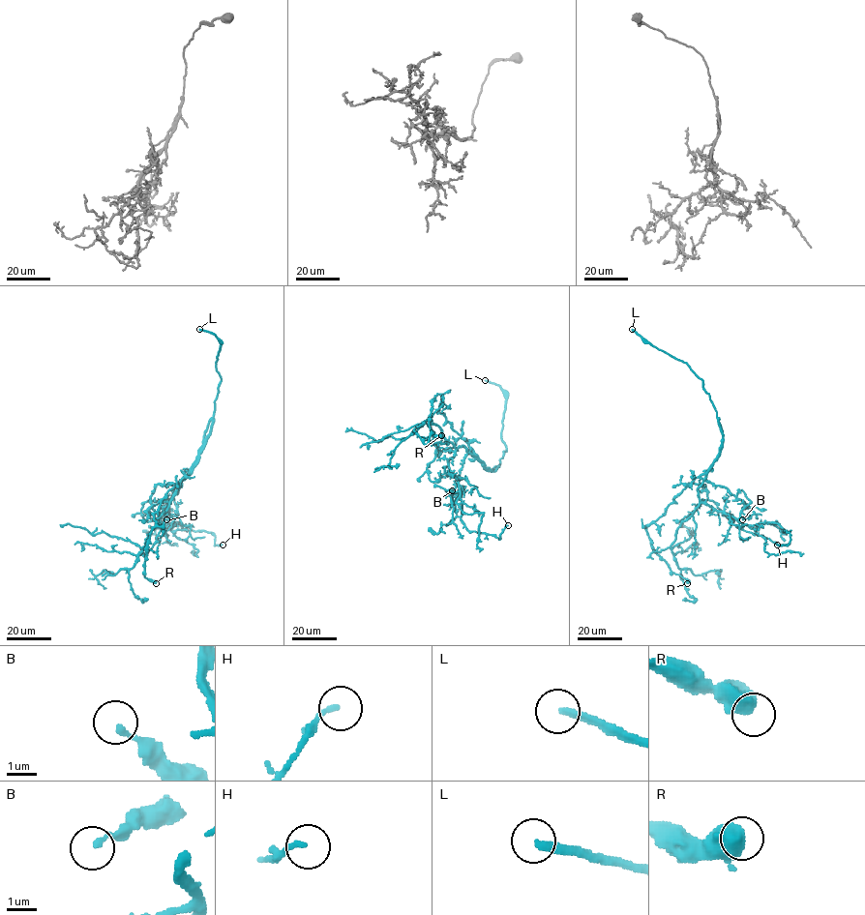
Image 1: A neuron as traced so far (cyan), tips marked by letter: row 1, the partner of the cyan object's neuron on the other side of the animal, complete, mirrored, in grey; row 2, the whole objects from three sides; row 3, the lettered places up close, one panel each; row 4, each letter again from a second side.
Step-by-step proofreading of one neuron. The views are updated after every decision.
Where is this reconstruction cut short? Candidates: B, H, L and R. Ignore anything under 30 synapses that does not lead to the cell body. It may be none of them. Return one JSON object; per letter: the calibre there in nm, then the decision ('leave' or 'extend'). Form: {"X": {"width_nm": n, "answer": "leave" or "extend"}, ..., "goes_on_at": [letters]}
{"B": {"width_nm": 180, "answer": "leave"}, "H": {"width_nm": 170, "answer": "leave"}, "L": {"width_nm": 240, "answer": "extend"}, "R": {"width_nm": 650, "answer": "leave"}, "goes_on_at": ["L"]}

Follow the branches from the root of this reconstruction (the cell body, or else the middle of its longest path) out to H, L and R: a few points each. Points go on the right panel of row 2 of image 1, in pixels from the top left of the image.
H: (708, 471), (698, 488), (699, 498), (743, 524), (775, 522), (790, 533), (790, 538), (788, 545), (777, 545)
L: (708, 471), (722, 447), (722, 430), (702, 381), (686, 363), (646, 342), (632, 329)
R: (708, 471), (688, 484), (666, 512), (645, 528), (653, 550), (687, 583)

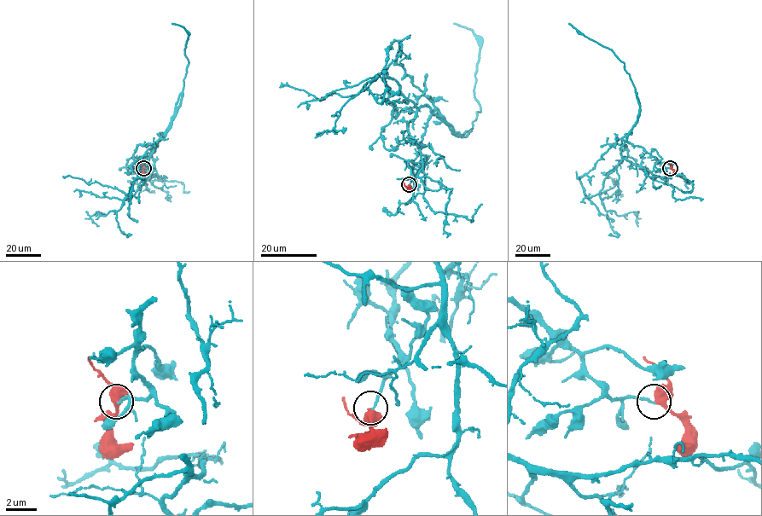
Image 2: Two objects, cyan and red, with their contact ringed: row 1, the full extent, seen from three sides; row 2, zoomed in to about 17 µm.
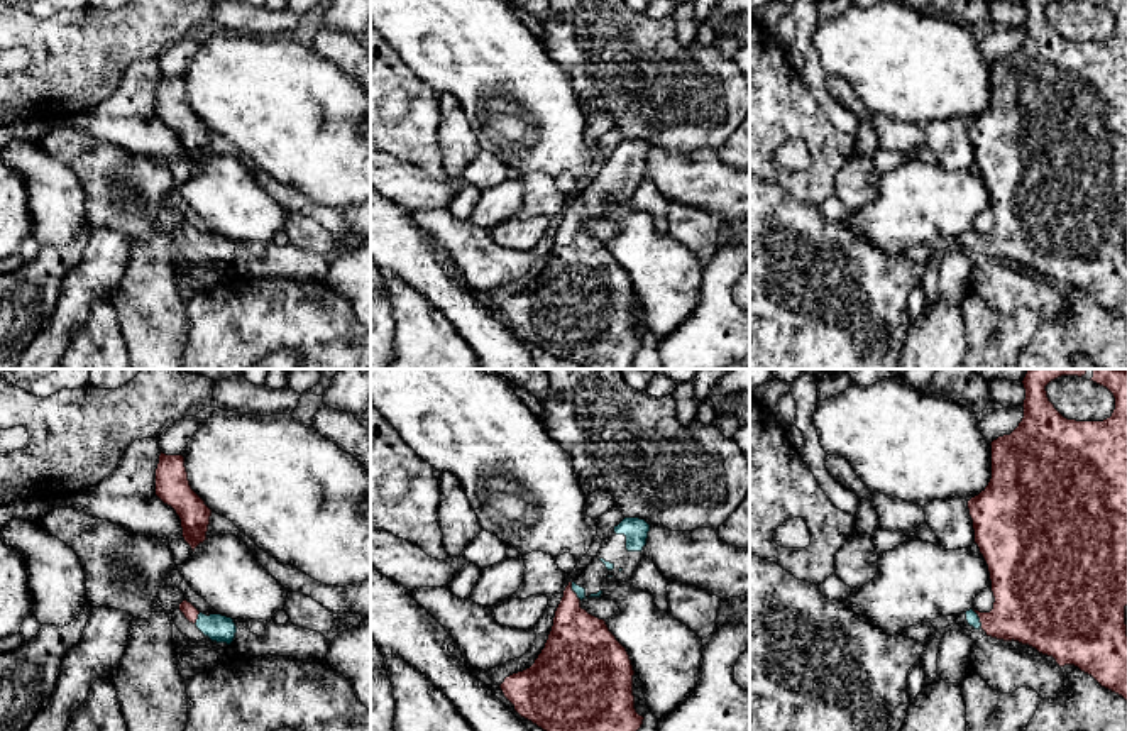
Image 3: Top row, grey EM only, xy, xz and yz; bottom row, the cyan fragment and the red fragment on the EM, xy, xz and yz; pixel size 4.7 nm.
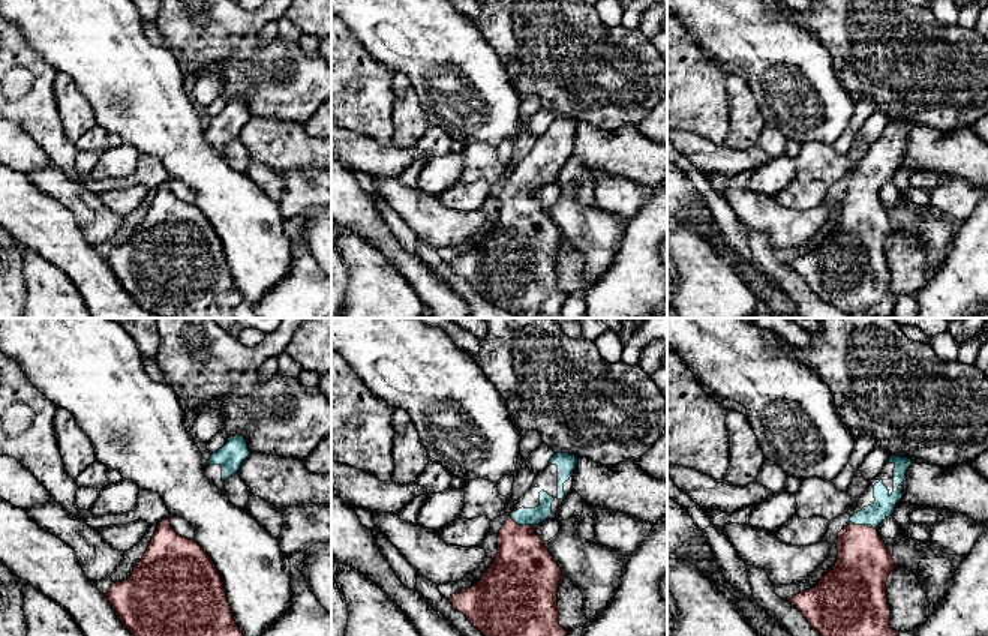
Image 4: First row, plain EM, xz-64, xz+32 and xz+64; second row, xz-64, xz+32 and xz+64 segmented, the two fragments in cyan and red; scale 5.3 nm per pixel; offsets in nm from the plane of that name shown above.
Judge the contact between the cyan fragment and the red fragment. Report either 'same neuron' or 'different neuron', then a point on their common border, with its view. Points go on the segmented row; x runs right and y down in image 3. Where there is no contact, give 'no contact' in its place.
same neuron | yz (978, 618)

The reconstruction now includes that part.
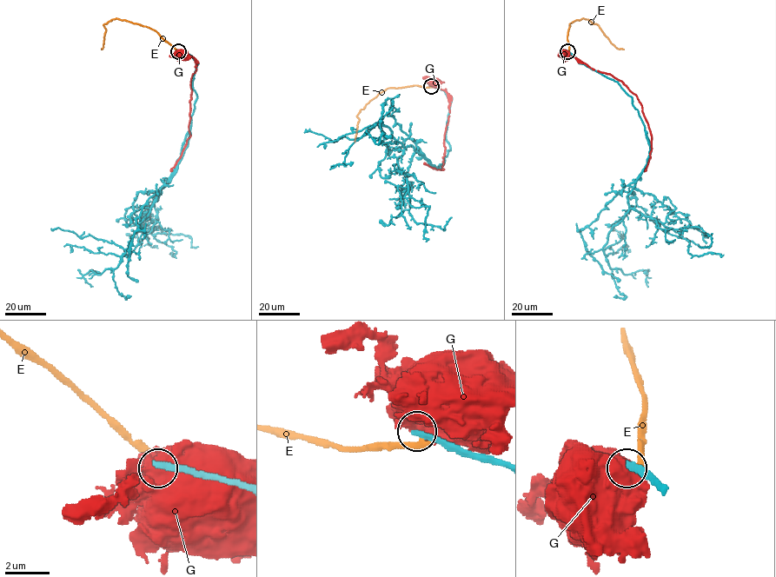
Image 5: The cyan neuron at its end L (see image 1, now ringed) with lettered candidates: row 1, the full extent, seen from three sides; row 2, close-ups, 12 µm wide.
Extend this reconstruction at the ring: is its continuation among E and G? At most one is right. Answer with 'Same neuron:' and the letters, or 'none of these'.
Same neuron: none of these

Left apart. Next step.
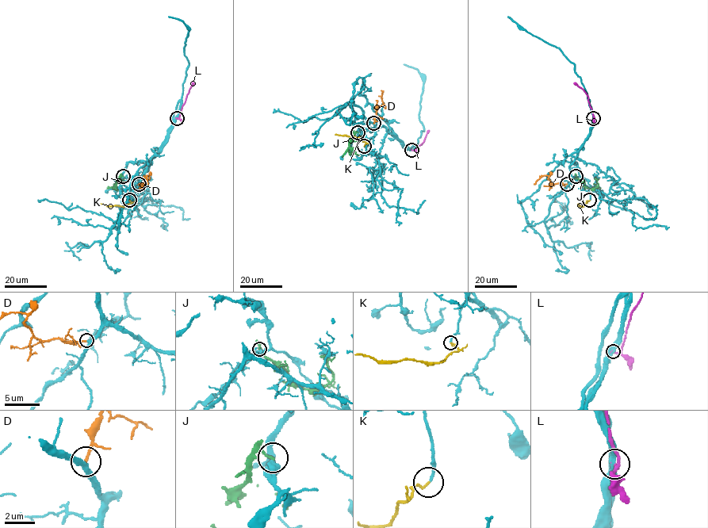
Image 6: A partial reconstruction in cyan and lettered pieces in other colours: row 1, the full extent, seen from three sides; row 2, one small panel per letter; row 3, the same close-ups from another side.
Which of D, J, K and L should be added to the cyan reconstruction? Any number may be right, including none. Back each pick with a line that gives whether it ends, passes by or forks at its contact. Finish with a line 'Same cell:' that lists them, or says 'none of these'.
D: it ends
K: it ends
Same cell: D, K

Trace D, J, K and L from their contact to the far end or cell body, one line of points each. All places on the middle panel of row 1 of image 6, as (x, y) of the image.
D: (373, 123), (376, 109), (384, 105), (380, 90)
J: (357, 132), (349, 145), (350, 154), (359, 154)
K: (364, 146), (366, 143), (352, 135), (335, 135)
L: (411, 150), (422, 143), (429, 130)

